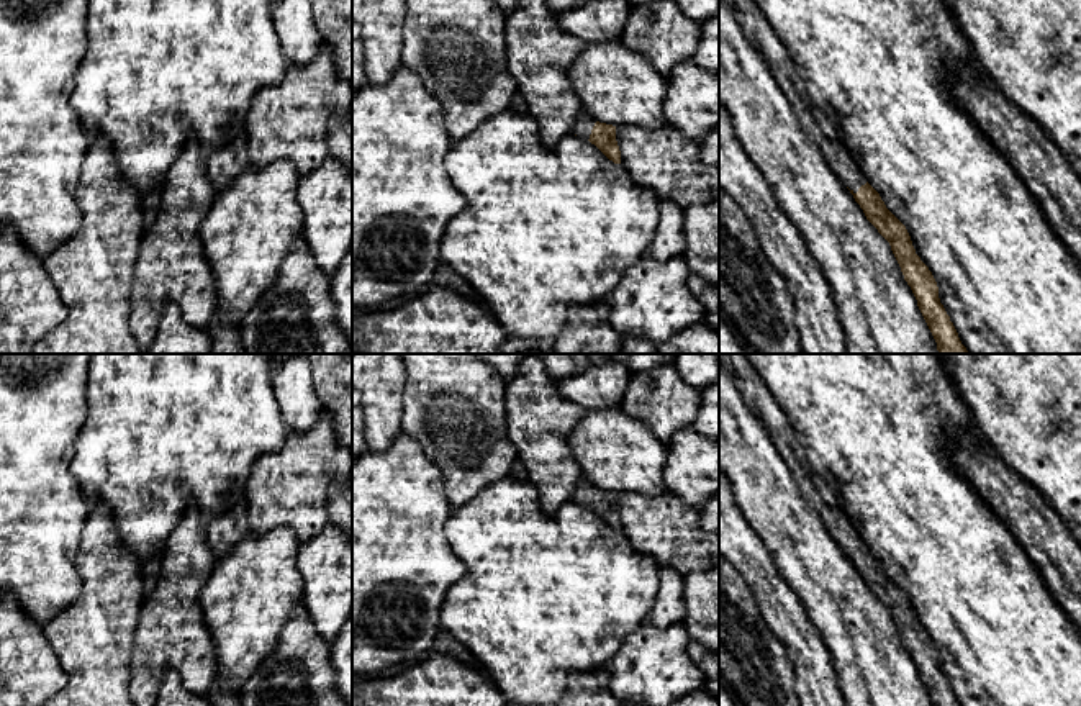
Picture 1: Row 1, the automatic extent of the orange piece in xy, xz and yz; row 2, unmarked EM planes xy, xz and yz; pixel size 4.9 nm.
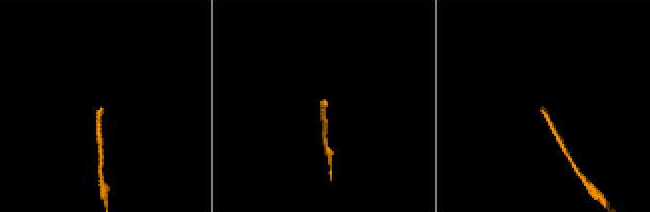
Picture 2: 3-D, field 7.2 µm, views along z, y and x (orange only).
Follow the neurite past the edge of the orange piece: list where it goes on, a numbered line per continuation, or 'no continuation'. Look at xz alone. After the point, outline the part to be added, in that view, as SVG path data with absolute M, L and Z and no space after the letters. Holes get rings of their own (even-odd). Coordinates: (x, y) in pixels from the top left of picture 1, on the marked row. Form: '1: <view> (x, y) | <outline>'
1: xz (583, 125) | M581 111L573 124L572 133L581 139L590 139L595 123L596 120L593 120L588 113Z

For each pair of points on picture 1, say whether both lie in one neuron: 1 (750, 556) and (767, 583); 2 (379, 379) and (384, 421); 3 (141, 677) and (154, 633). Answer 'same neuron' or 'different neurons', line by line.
1: same neuron
2: same neuron
3: same neuron

